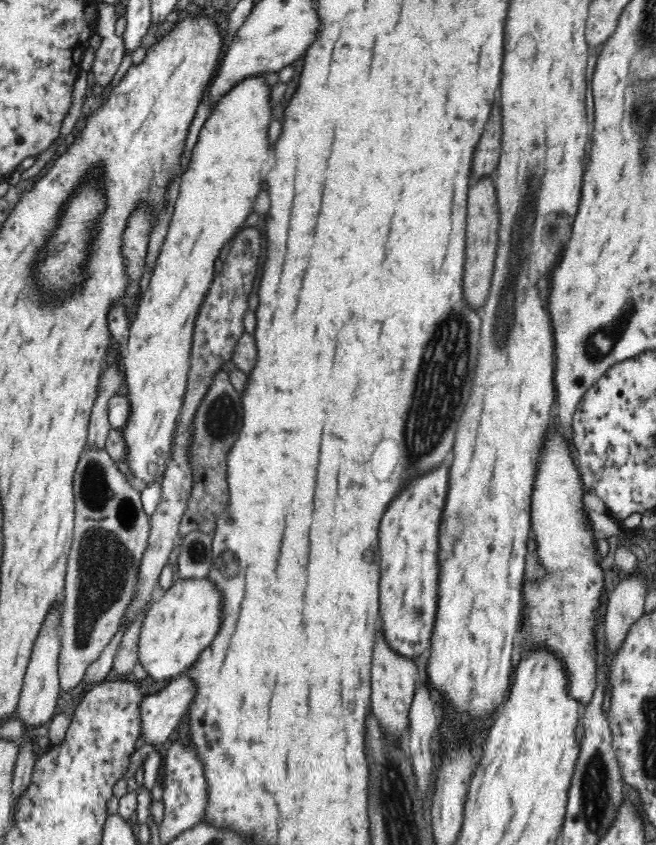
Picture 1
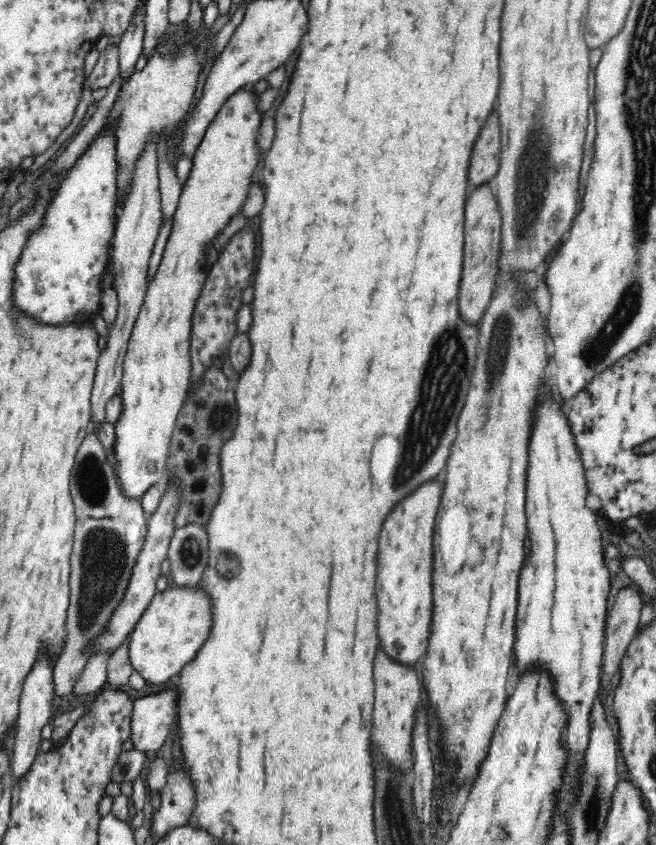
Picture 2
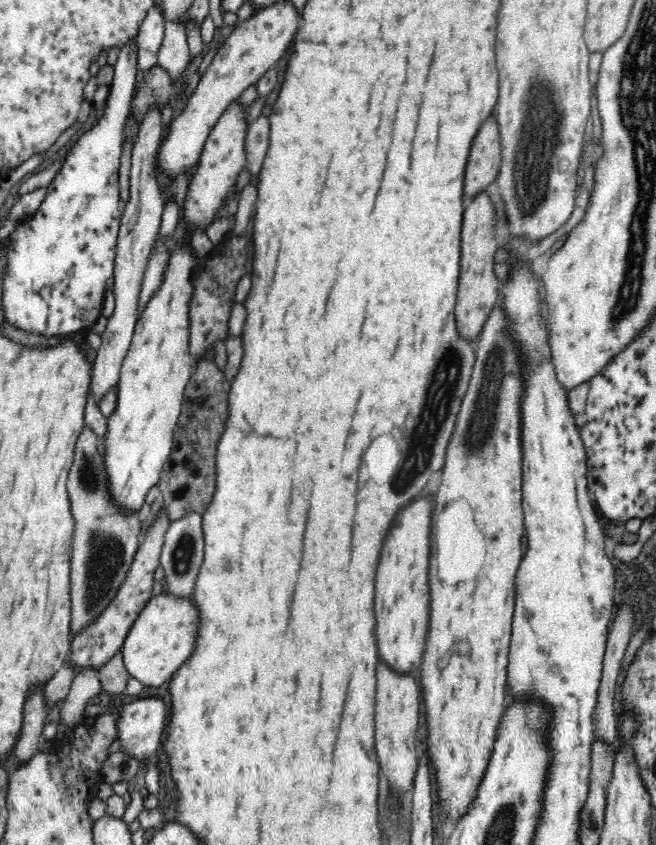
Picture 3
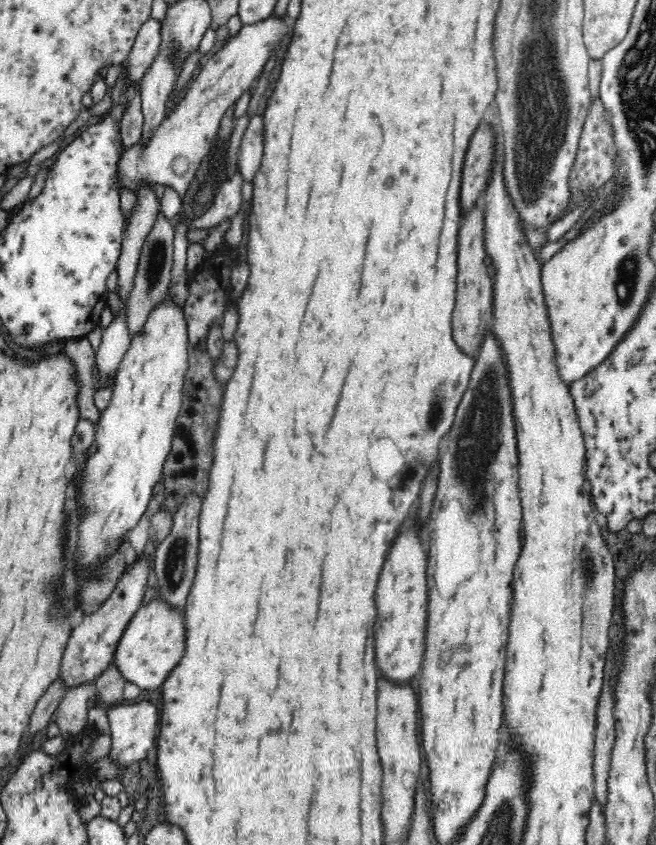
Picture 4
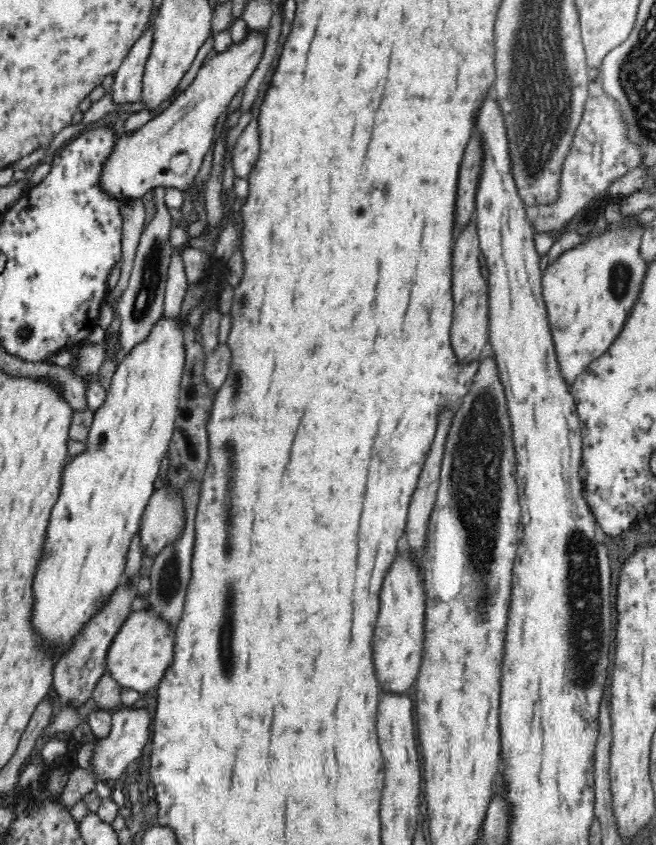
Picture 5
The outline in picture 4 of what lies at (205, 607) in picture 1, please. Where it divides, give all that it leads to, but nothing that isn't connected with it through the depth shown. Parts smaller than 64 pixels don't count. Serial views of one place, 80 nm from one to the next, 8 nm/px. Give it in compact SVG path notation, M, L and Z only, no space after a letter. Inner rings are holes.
M154 598L142 605L126 624L114 650L112 665L128 683L142 690L155 690L164 684L170 671L180 662L184 652L184 611L172 609L170 605Z

